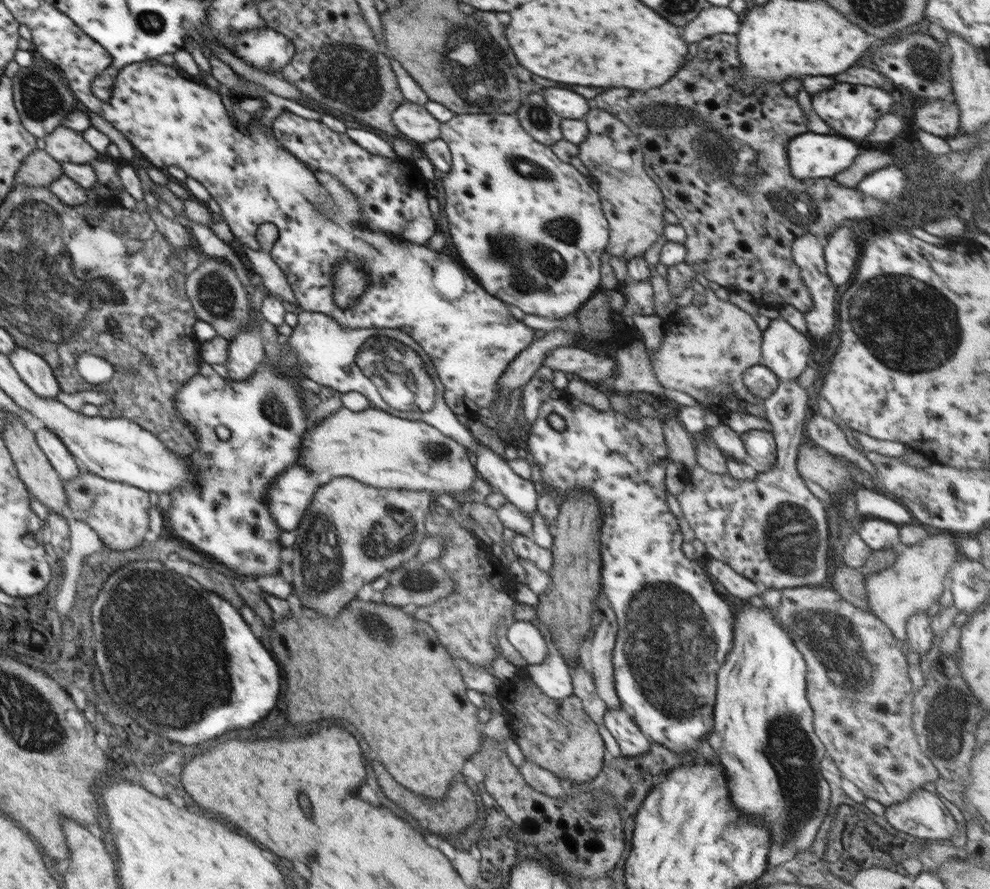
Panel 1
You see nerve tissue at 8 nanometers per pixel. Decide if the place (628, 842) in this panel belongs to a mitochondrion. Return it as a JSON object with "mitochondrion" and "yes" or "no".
{"mitochondrion":"no"}

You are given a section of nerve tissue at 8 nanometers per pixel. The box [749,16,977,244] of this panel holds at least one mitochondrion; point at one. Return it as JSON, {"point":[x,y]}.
{"point":[921,58]}

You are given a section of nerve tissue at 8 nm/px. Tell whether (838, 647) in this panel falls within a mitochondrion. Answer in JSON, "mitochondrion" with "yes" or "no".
{"mitochondrion":"yes"}

